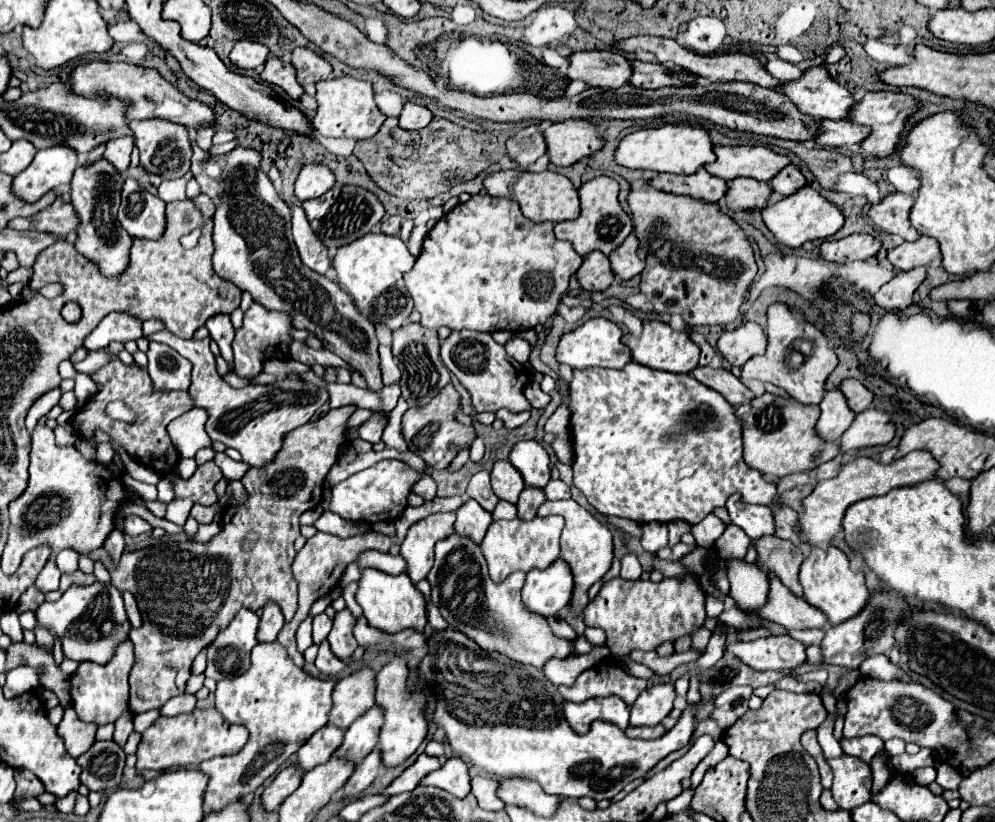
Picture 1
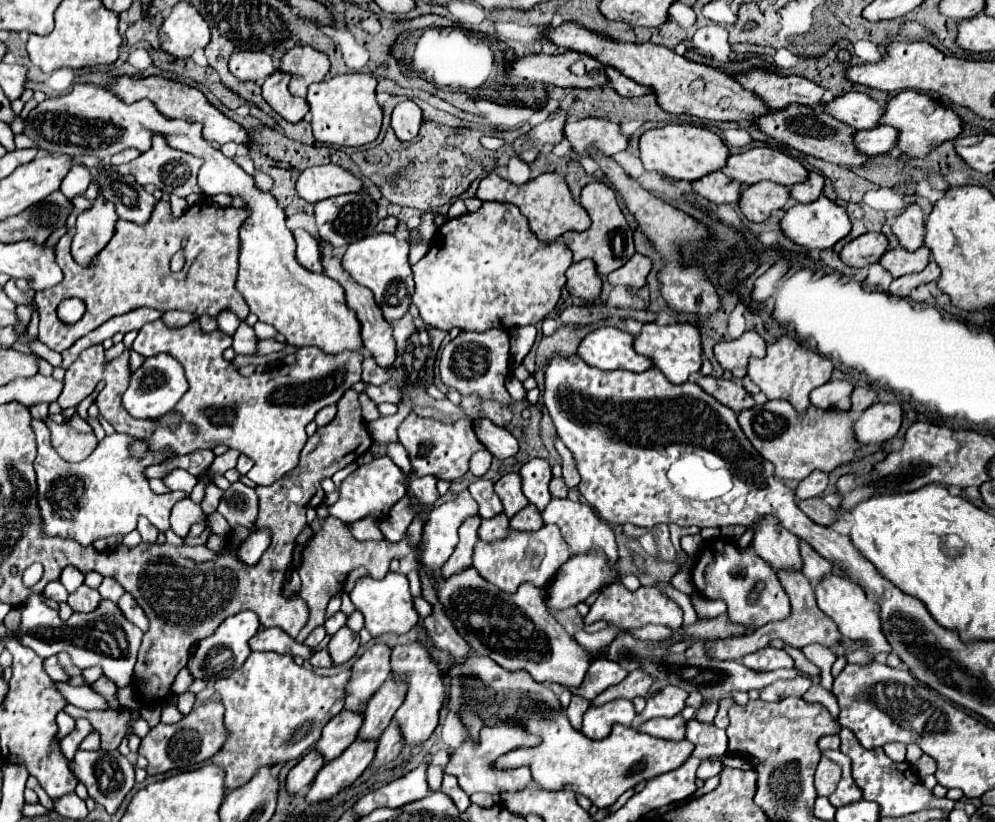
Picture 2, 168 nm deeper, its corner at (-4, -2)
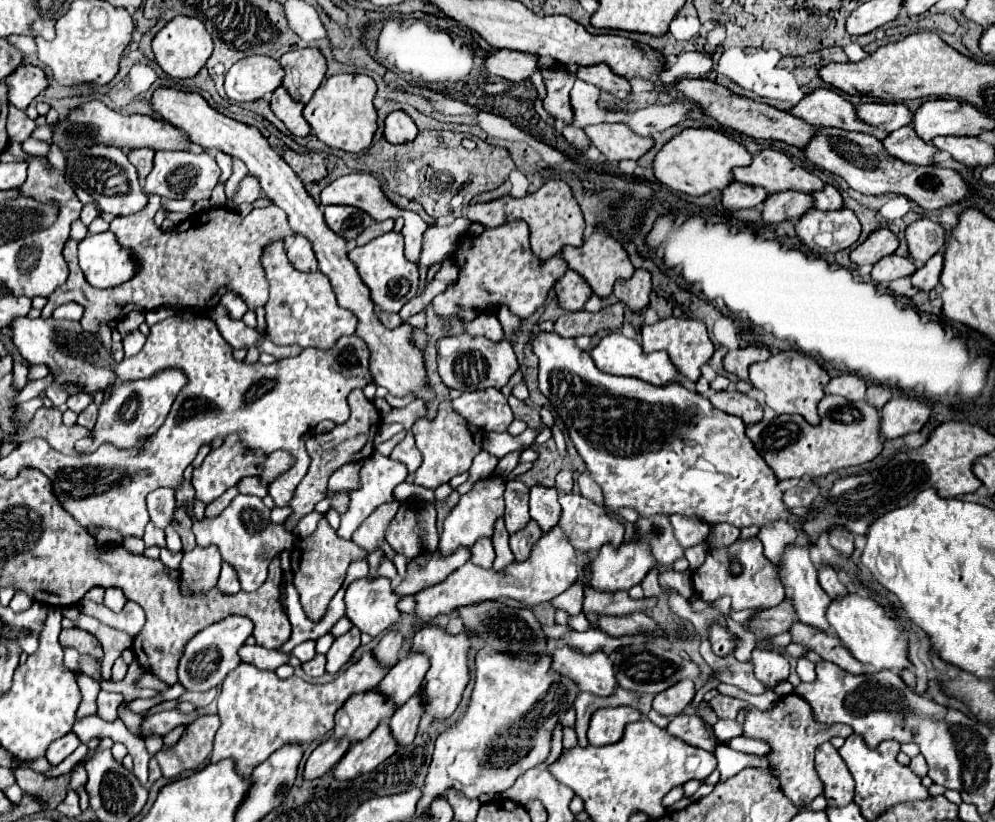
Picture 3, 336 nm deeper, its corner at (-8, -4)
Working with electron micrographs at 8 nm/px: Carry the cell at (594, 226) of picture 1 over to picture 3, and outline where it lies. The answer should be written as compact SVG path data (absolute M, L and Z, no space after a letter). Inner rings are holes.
M596 226L596 230L592 232L592 236L582 244L582 248L574 248L574 246L566 246L562 250L562 258L566 260L568 268L578 272L586 284L590 286L592 294L600 296L600 298L608 298L612 294L612 288L618 280L630 280L630 276L634 274L634 266L628 260L628 254L624 252L622 244L616 242L608 230L604 230L602 226Z

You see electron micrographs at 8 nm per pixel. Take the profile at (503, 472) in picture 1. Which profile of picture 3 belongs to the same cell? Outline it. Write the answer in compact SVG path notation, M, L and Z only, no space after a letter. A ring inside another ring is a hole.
M520 480L506 482L506 492L504 492L506 514L504 514L504 522L506 522L508 534L514 534L514 532L522 530L524 524L530 522L528 492L530 492L530 488Z

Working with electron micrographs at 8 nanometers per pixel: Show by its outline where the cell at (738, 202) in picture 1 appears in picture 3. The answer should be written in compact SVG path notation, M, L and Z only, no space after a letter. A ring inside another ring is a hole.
M778 192L770 194L764 202L762 218L770 224L778 224L784 220L796 222L814 206L814 198L804 192Z

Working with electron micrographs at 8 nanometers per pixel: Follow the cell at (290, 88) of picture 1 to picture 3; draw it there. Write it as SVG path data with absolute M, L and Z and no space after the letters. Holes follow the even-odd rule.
M280 86L278 90L272 92L270 106L272 106L272 112L276 114L276 118L280 118L284 122L284 126L290 130L292 136L308 136L310 134L310 126L302 116L304 104L292 100L284 86Z

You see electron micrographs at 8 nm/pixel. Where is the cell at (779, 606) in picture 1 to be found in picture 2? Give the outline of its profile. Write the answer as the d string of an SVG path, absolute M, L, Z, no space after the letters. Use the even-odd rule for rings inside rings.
M722 538L708 542L706 550L702 550L702 554L700 554L696 568L692 570L692 580L700 594L704 594L706 598L712 598L712 600L720 598L728 604L728 618L734 624L746 626L750 630L790 616L788 594L780 586L774 570L770 570L770 566L766 566L766 562L762 562L762 558L758 558L758 554L752 550L752 546L740 550L730 542L722 542ZM756 582L764 582L766 588L764 588L758 604L750 604L748 592L752 590L752 586Z

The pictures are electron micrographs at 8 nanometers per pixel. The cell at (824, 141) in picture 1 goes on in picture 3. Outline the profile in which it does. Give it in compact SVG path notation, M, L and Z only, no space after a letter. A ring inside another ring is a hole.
M904 126L892 132L882 144L894 158L900 158L918 166L934 164L934 156L938 152L930 142L924 142L922 138L918 138L912 126Z

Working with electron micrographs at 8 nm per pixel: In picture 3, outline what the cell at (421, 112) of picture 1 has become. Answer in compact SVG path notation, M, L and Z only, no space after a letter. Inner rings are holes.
M398 110L398 112L392 112L392 114L386 116L386 120L384 120L384 140L388 140L390 144L410 142L410 140L416 138L416 134L418 134L418 128L406 112Z

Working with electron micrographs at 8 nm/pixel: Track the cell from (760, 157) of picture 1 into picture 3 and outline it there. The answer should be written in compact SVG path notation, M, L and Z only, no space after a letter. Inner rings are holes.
M762 150L758 156L754 156L750 168L736 168L734 176L738 182L762 180L762 182L746 182L746 184L758 184L766 188L770 194L784 190L814 194L824 186L824 182L818 176L794 164L786 154L776 150Z

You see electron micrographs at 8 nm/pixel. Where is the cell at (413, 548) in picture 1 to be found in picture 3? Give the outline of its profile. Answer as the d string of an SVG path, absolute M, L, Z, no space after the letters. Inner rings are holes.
M484 478L484 480L476 482L472 486L472 490L460 498L460 502L454 506L454 510L444 520L444 532L440 536L438 554L446 556L462 546L472 548L472 544L482 536L490 538L494 534L496 520L504 516L504 498L502 498L504 488L506 488L506 484L498 478Z

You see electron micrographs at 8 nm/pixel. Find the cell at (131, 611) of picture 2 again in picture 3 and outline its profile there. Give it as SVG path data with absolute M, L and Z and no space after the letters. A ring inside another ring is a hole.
M82 600L80 608L86 616L98 618L102 624L124 630L130 636L136 636L144 626L144 610L136 602L126 602L120 612L112 612L104 604L94 604L90 600Z

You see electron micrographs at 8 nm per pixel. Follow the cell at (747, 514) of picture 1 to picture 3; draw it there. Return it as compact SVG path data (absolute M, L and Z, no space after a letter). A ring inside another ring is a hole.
M798 544L786 548L782 566L778 566L778 576L784 588L788 588L788 592L792 594L792 602L800 620L830 634L832 628L826 620L830 596L826 596L826 592L818 584L816 568L810 562L808 548Z

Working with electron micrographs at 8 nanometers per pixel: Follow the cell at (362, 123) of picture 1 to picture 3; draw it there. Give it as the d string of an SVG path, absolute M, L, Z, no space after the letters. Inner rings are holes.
M334 74L330 76L304 106L304 118L312 128L312 134L330 148L344 152L360 152L370 146L376 132L376 108L372 104L376 84L366 74Z

